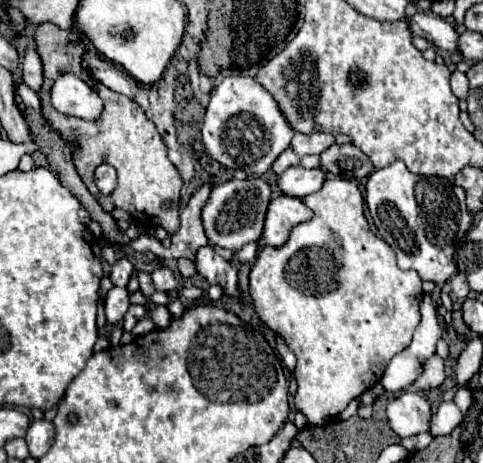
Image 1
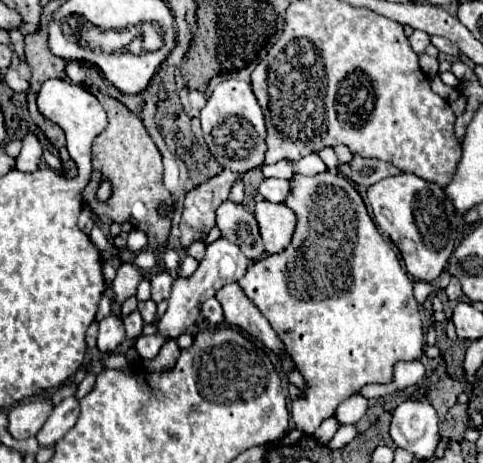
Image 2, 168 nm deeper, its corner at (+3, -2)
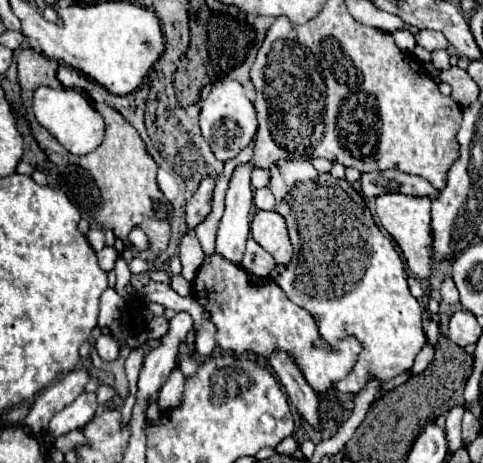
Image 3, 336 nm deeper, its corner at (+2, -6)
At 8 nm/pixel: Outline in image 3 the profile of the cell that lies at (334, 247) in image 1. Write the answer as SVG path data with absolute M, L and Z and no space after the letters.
M305 161L277 163L277 167L271 167L269 173L269 189L277 199L275 211L287 221L295 255L285 271L277 275L277 279L265 281L263 277L253 277L253 283L275 283L277 287L281 287L289 301L313 315L319 327L319 339L323 339L331 349L335 349L337 343L345 337L355 337L361 343L361 353L355 367L347 373L345 379L333 385L339 393L357 395L371 379L377 379L383 387L397 375L411 371L417 353L427 343L421 325L423 307L411 295L403 261L391 245L391 239L383 237L383 233L375 225L363 197L345 179L335 179L331 173L319 173L311 163Z

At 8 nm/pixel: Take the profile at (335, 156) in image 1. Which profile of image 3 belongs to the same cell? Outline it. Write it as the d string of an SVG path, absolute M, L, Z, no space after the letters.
M397 169L361 173L359 183L361 183L363 195L369 199L375 199L389 191L397 191L397 193L405 193L405 195L427 195L427 197L437 197L437 193L439 193L425 179L397 171Z

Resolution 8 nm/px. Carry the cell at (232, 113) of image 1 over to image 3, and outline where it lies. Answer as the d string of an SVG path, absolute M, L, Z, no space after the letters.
M227 81L227 83L217 83L209 97L205 99L199 115L201 123L201 133L209 141L213 155L219 161L229 161L237 157L243 149L247 149L253 143L253 137L257 133L257 111L253 103L245 97L243 87L237 81Z

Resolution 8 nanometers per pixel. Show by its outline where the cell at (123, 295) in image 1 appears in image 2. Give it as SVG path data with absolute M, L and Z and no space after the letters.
M110 315L110 317L102 319L98 325L100 325L100 331L98 331L98 349L100 349L100 353L116 351L120 347L120 343L126 339L122 319Z

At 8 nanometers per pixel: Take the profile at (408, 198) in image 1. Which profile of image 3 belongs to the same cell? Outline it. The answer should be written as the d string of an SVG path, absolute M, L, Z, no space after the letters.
M385 193L377 197L377 217L381 225L389 231L389 235L397 241L401 247L409 271L419 279L431 279L433 275L433 255L431 255L431 243L433 243L433 229L431 229L431 199L429 197L413 197L403 193Z

